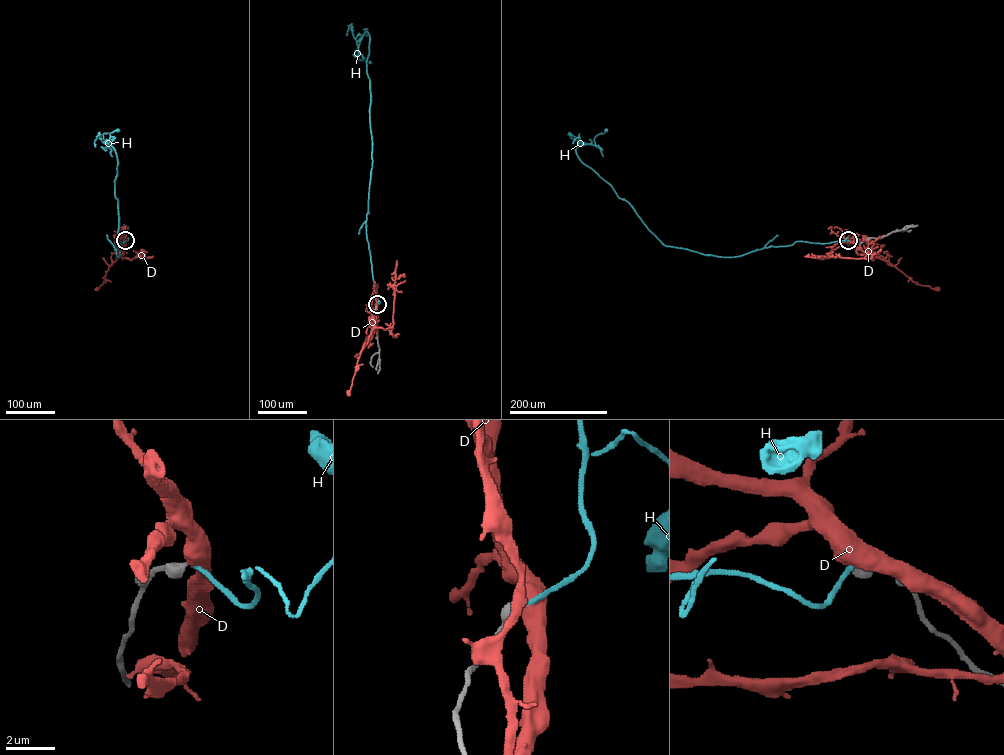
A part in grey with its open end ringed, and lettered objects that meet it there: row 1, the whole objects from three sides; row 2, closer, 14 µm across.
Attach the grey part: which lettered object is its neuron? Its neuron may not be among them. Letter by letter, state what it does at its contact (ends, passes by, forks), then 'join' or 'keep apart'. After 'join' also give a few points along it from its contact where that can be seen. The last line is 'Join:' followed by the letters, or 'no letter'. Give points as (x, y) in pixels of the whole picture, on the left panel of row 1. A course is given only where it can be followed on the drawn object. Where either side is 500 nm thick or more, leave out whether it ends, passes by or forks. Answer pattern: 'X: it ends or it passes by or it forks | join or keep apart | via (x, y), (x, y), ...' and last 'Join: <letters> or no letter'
D: keep apart
H: it ends | join | via (125, 240), (114, 246), (117, 257), (120, 249), (114, 181), (118, 161), (103, 134), (118, 130)
Join: H

